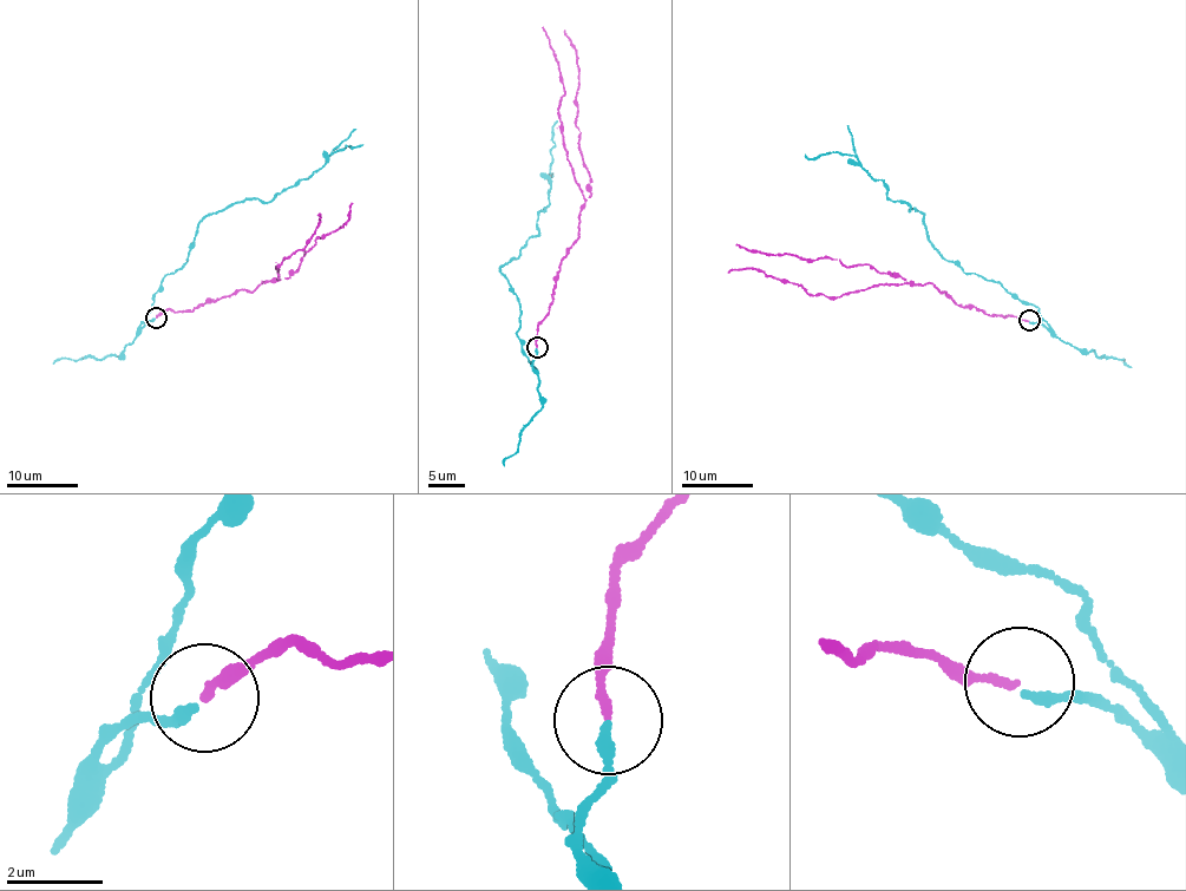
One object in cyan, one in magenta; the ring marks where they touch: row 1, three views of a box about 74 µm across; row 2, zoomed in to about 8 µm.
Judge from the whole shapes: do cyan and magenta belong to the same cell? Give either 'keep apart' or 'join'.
join

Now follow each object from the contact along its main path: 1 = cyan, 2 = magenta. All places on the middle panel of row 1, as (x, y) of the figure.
1: (537, 347), (533, 367), (516, 334), (521, 303), (499, 269), (538, 235), (538, 214), (549, 204), (558, 120)
2: (537, 347), (585, 198), (567, 157), (558, 102), (565, 86), (543, 26)

